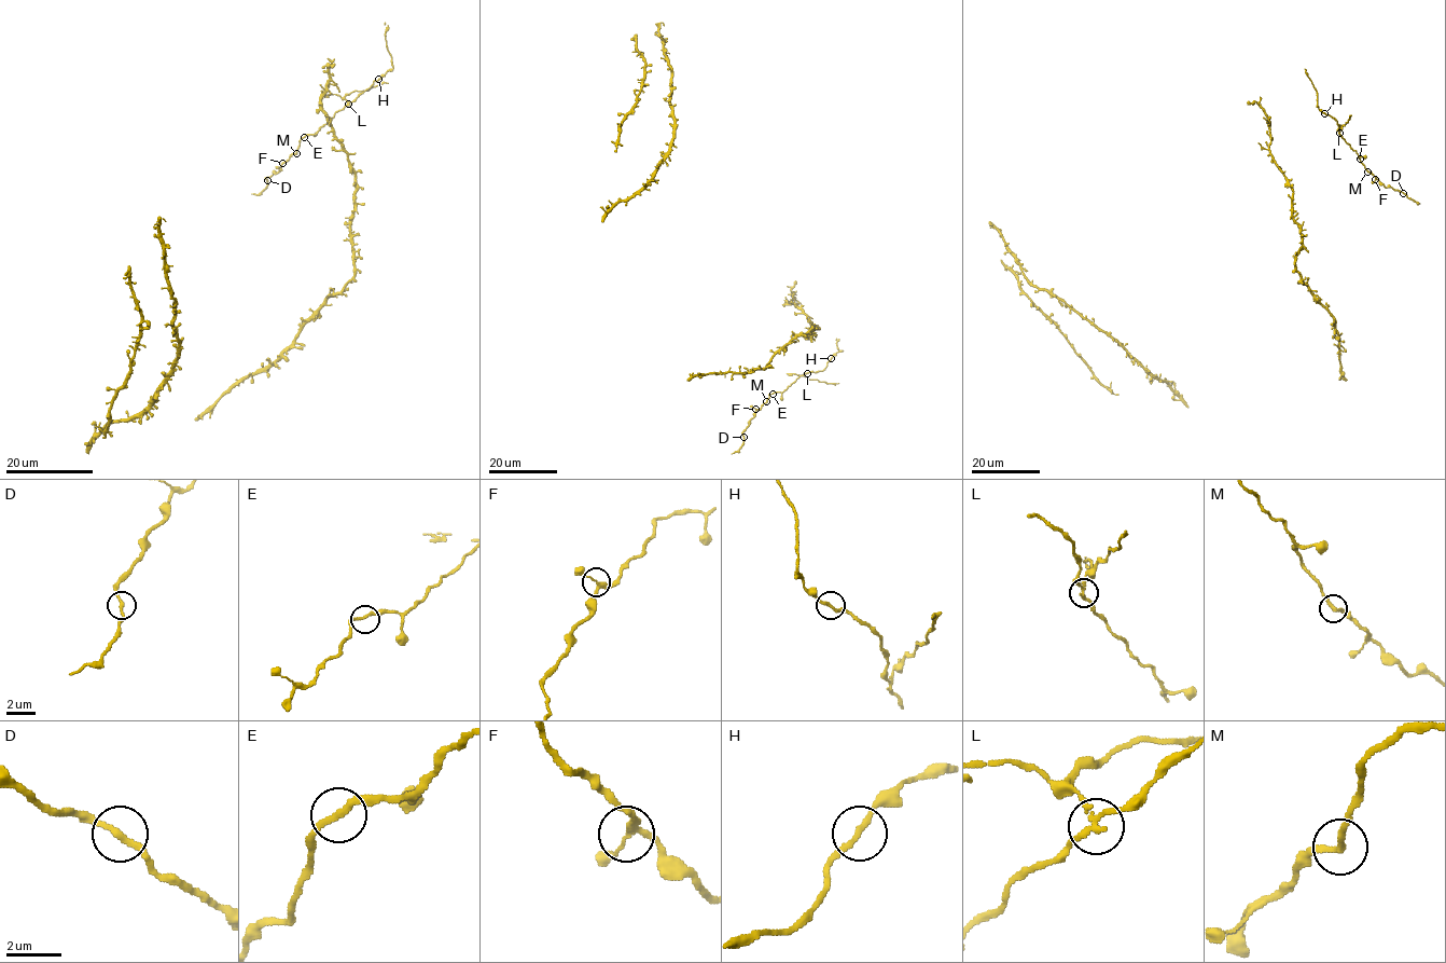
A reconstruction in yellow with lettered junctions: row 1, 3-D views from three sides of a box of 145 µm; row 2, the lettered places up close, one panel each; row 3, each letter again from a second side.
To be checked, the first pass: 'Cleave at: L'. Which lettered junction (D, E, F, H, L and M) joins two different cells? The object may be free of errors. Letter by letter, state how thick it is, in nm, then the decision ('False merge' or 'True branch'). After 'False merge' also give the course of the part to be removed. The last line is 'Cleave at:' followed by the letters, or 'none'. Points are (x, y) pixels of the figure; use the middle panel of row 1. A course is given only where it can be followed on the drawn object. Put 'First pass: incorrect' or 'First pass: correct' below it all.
D: Thickness 220 nm. True branch
E: Thickness 240 nm. True branch
F: Thickness 180 nm. True branch
H: Thickness 200 nm. True branch
L: Thickness 180 nm. False merge. Course of the part to remove: (807, 373), (805, 375), (810, 380), (838, 383)
M: Thickness 220 nm. True branch
Cleave at: L
First pass: correct

